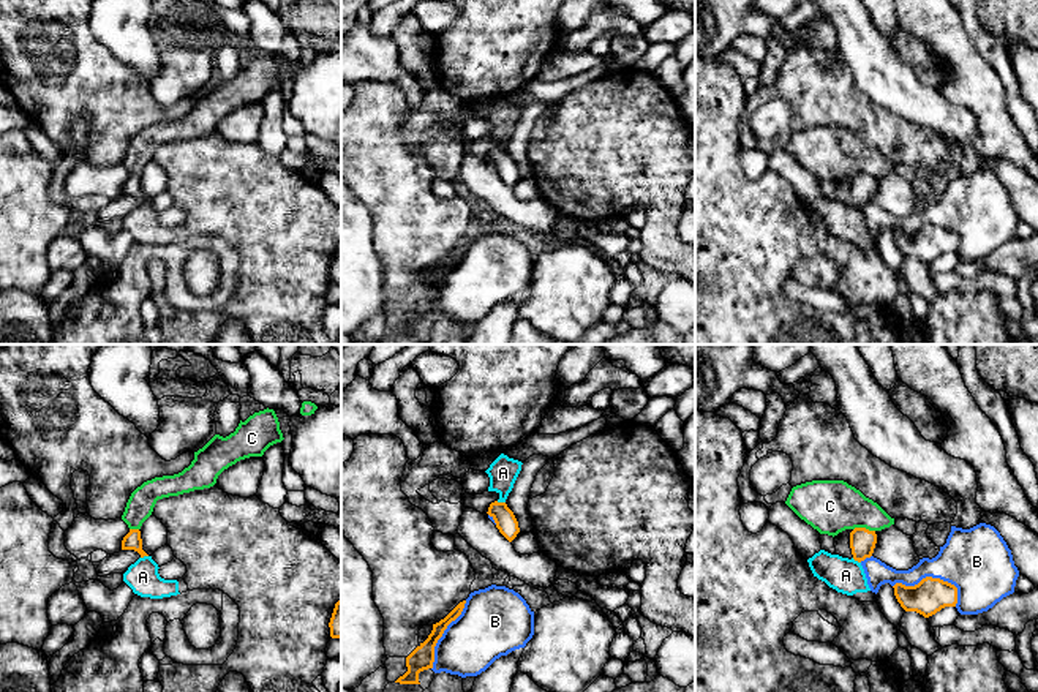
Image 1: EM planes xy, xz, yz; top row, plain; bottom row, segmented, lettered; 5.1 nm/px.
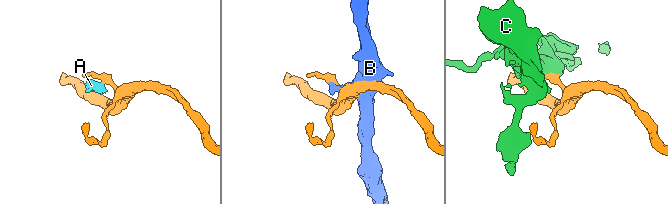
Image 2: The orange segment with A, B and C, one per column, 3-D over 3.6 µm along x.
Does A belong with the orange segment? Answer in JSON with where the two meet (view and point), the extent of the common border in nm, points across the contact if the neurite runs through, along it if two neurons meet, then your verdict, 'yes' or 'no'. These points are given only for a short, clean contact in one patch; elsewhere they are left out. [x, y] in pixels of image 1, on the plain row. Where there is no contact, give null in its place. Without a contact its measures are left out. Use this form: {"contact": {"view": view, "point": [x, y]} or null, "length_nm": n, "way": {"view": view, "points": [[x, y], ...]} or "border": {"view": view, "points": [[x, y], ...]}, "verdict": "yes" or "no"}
{"contact": {"view": "xz", "point": [501, 149]}, "length_nm": 50, "border": {"view": "xz", "points": [[496, 147], [504, 149]]}, "verdict": "no"}

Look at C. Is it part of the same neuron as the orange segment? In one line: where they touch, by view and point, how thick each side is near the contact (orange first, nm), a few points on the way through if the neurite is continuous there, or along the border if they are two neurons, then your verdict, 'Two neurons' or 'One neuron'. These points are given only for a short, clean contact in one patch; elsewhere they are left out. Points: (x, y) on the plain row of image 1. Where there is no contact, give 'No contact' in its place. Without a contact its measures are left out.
Touches orange at yz (864, 174). Thickness 130 nm (orange) against 280 nm. Two neurons

